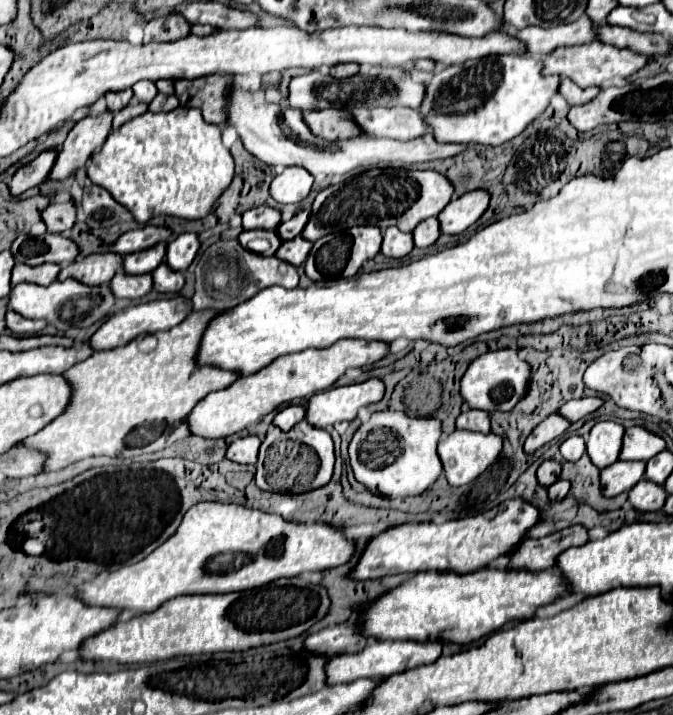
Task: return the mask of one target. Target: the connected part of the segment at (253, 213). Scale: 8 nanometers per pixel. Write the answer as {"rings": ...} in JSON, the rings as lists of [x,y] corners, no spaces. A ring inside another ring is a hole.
{"rings":[[[257,206],[243,214],[243,228],[245,230],[275,230],[281,222],[281,212],[269,206]]]}

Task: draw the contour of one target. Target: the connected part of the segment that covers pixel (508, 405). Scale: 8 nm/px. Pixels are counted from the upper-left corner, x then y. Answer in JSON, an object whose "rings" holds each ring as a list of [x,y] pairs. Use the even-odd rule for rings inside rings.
{"rings":[[[505,348],[477,356],[461,378],[461,396],[469,408],[483,410],[487,414],[497,410],[511,410],[527,392],[529,364],[517,356],[517,350]]]}

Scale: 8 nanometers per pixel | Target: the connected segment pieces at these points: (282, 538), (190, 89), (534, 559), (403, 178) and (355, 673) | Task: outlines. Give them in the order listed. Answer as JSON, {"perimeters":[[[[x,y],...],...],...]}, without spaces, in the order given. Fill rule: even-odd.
{"perimeters":[[[[203,502],[193,506],[177,532],[145,560],[115,572],[101,572],[79,586],[79,598],[91,606],[153,612],[163,602],[183,594],[241,592],[279,578],[293,578],[301,572],[329,570],[353,558],[355,550],[345,550],[351,546],[355,548],[355,542],[331,524],[293,524],[277,514],[265,514],[239,504]],[[237,554],[251,554],[253,560],[237,570]]],[[[211,74],[197,80],[175,80],[175,96],[183,106],[195,106],[203,112],[205,122],[221,124],[227,118],[227,96],[233,86],[233,74]]],[[[571,526],[545,538],[525,540],[513,554],[509,568],[521,570],[547,570],[557,564],[557,556],[571,546],[583,546],[589,542],[589,532],[583,526]]],[[[369,168],[347,182],[321,190],[313,202],[311,218],[303,230],[303,238],[315,242],[331,230],[371,224],[381,230],[397,226],[403,232],[413,232],[415,226],[431,216],[437,216],[451,200],[453,184],[433,170],[399,170],[399,168]]],[[[371,642],[357,654],[339,654],[333,656],[327,664],[327,684],[353,682],[357,678],[377,678],[401,674],[405,670],[431,664],[441,656],[443,642]]]]}

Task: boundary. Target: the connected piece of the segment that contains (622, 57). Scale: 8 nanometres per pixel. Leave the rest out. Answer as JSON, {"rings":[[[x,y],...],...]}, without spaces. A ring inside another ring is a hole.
{"rings":[[[589,42],[589,44],[581,44],[581,46],[555,48],[549,56],[543,58],[543,74],[565,76],[581,88],[585,88],[585,86],[607,88],[607,86],[624,85],[625,78],[635,74],[645,64],[647,64],[647,58],[637,52],[621,50],[621,48],[615,48],[609,44],[601,44],[601,42]]]}

